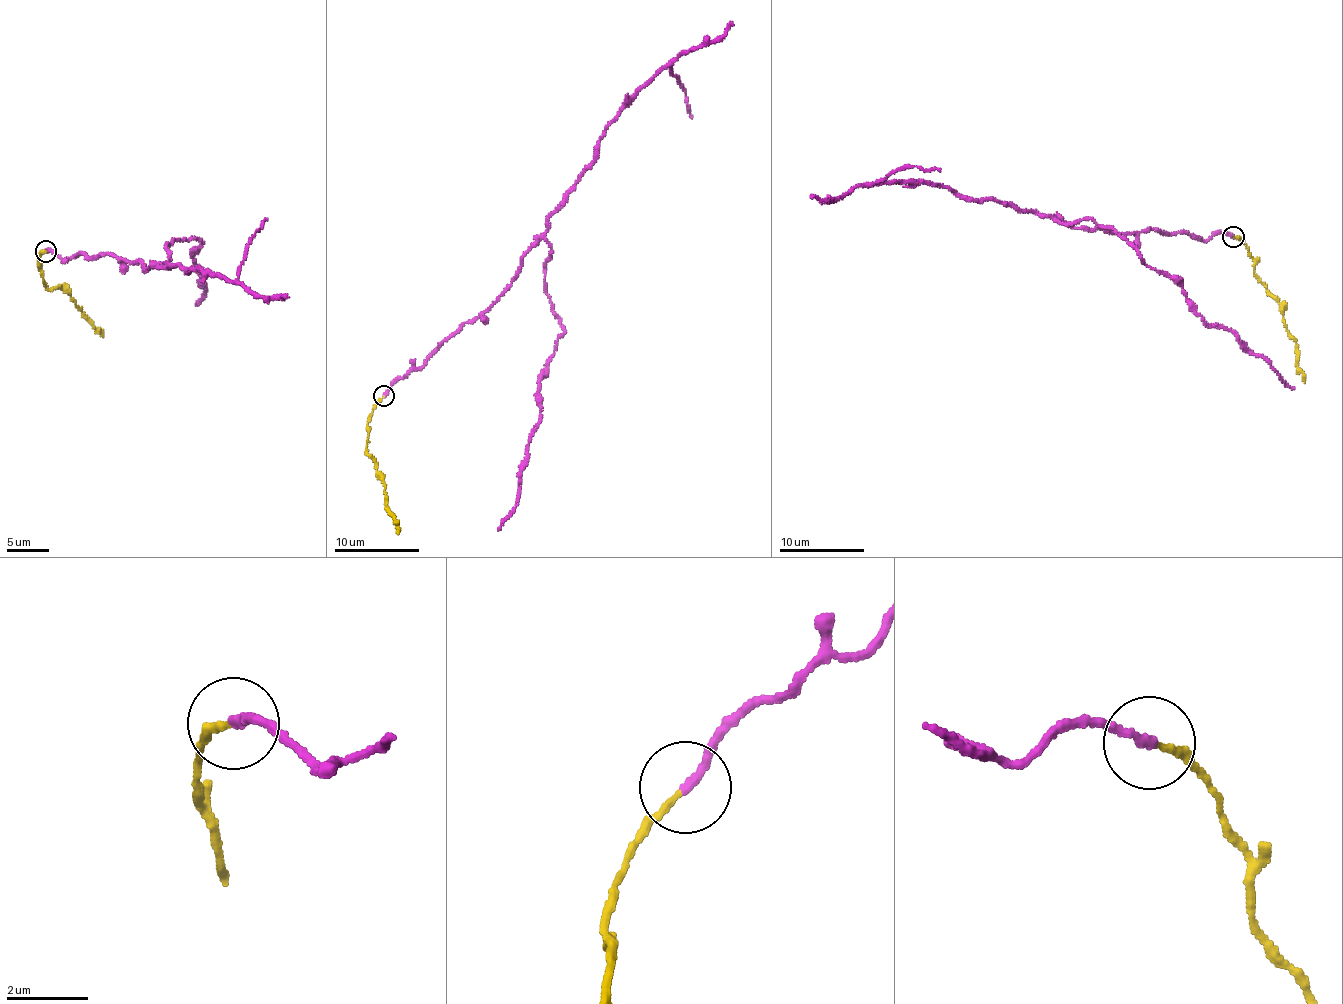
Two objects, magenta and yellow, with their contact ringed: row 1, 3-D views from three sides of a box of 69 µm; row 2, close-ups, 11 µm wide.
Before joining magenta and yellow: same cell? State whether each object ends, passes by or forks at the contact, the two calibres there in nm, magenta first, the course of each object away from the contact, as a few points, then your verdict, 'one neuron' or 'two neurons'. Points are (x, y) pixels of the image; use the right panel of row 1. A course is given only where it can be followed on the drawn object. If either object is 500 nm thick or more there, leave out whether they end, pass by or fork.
magenta ends there; yellow ends there; 220 nm thick on the magenta side, 150 nm on the other; magenta runs (1234, 236), (1119, 234), (1055, 220), (1092, 219), (1128, 239), (1208, 324), (1228, 329), (1294, 389); yellow runs (1234, 236), (1244, 244), (1252, 259), (1254, 276), (1273, 295), (1283, 312), (1283, 320), (1296, 343), (1304, 383); two neurons

